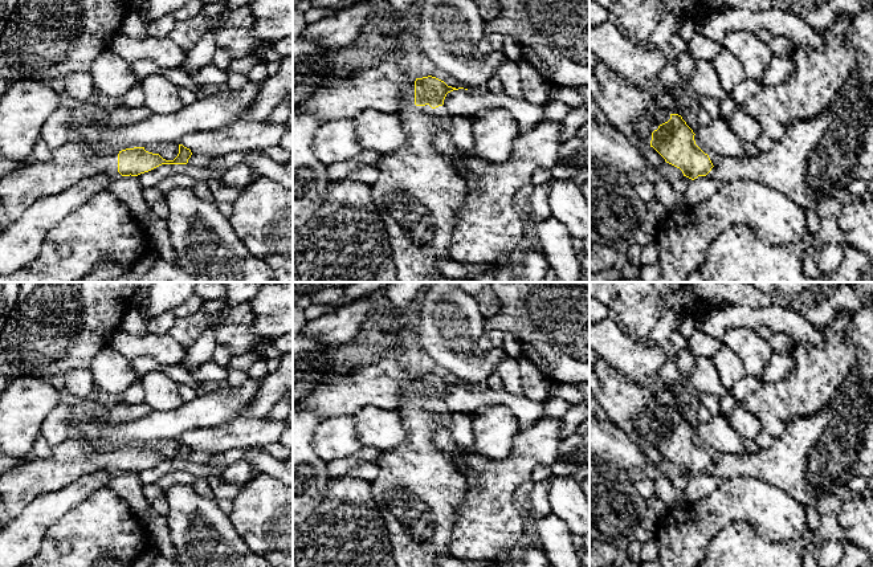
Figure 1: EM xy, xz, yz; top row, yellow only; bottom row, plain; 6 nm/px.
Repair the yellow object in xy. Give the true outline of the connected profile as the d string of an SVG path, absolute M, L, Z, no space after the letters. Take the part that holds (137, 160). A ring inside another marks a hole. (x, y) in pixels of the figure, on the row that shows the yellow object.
M74 136L53 151L46 163L28 162L0 178L0 204L4 219L0 232L7 229L34 201L58 195L83 179L107 175L111 179L138 176L162 164L187 164L192 152L179 144L174 160L166 160L144 147L126 148L117 152L97 152L93 143Z

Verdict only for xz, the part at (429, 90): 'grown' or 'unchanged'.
grown

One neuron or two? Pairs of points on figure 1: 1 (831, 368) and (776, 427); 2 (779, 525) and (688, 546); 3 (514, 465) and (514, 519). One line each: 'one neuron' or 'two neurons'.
1: one neuron
2: one neuron
3: one neuron

